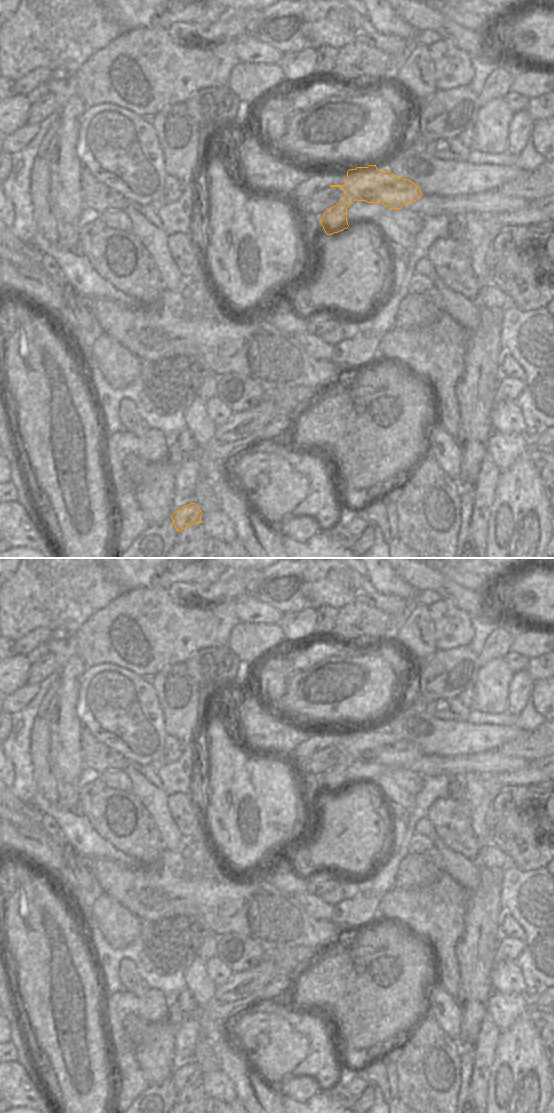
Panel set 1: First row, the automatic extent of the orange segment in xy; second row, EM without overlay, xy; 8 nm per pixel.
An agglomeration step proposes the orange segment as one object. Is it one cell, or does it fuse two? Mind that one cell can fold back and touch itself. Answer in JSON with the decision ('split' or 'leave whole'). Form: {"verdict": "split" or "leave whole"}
{"verdict": "split"}

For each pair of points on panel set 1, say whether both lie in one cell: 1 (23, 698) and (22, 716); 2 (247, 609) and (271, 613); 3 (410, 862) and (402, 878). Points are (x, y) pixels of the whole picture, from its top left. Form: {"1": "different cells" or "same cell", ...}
{"1": "different cells", "2": "same cell", "3": "same cell"}

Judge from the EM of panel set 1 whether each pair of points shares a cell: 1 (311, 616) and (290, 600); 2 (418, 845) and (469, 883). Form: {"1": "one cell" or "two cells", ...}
{"1": "two cells", "2": "two cells"}

